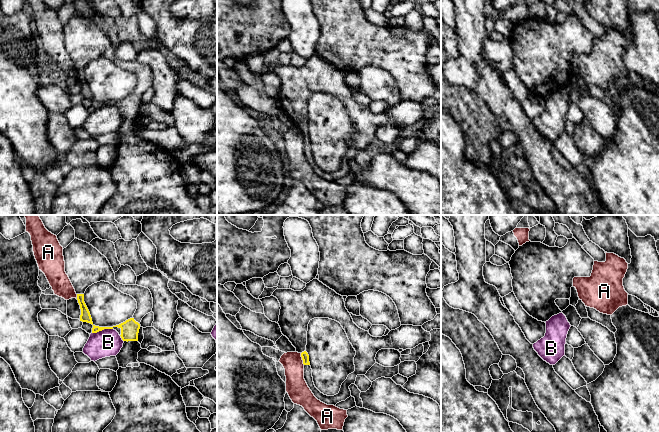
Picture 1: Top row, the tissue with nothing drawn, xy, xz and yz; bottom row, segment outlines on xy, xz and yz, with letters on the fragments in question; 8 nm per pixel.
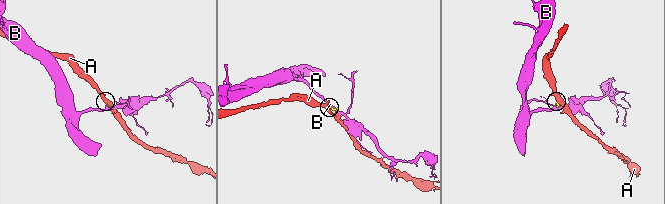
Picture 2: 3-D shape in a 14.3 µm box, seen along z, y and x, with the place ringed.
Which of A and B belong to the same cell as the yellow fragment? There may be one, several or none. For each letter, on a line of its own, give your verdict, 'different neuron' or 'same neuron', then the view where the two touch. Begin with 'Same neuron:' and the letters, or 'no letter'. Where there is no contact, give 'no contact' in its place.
Same neuron: no letter
A: different neuron; meets yellow in xz
B: different neuron; meets yellow in xy

